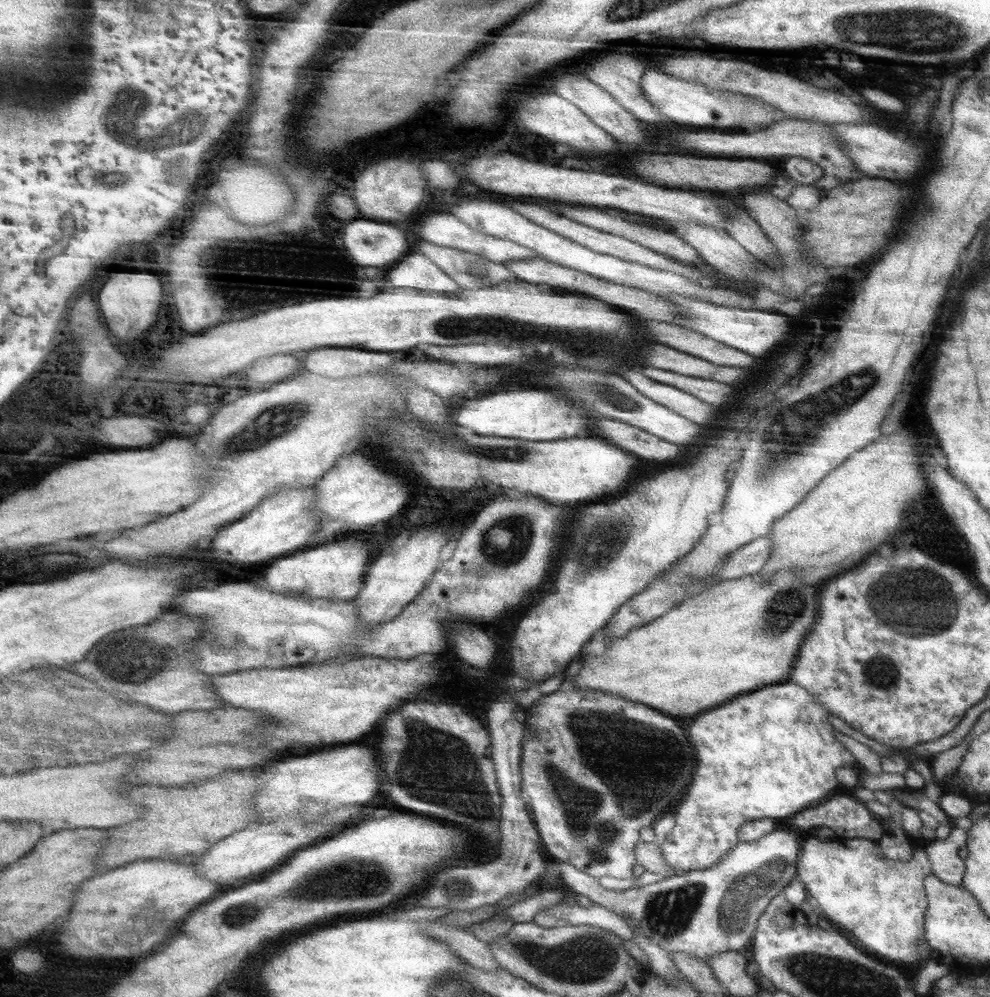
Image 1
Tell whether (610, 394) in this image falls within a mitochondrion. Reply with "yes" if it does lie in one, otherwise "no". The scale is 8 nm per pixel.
yes

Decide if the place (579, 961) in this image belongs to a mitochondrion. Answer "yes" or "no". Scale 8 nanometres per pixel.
yes

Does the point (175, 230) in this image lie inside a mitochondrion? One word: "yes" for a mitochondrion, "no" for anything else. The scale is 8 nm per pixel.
no

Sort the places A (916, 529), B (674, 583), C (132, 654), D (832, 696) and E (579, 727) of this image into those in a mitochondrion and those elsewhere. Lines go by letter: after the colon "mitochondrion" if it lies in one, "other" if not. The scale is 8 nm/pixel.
A: other
B: other
C: mitochondrion
D: other
E: mitochondrion

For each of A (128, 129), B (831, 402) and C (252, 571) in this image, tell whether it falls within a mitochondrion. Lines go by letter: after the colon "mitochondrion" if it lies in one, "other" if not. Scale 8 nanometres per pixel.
A: mitochondrion
B: mitochondrion
C: other

